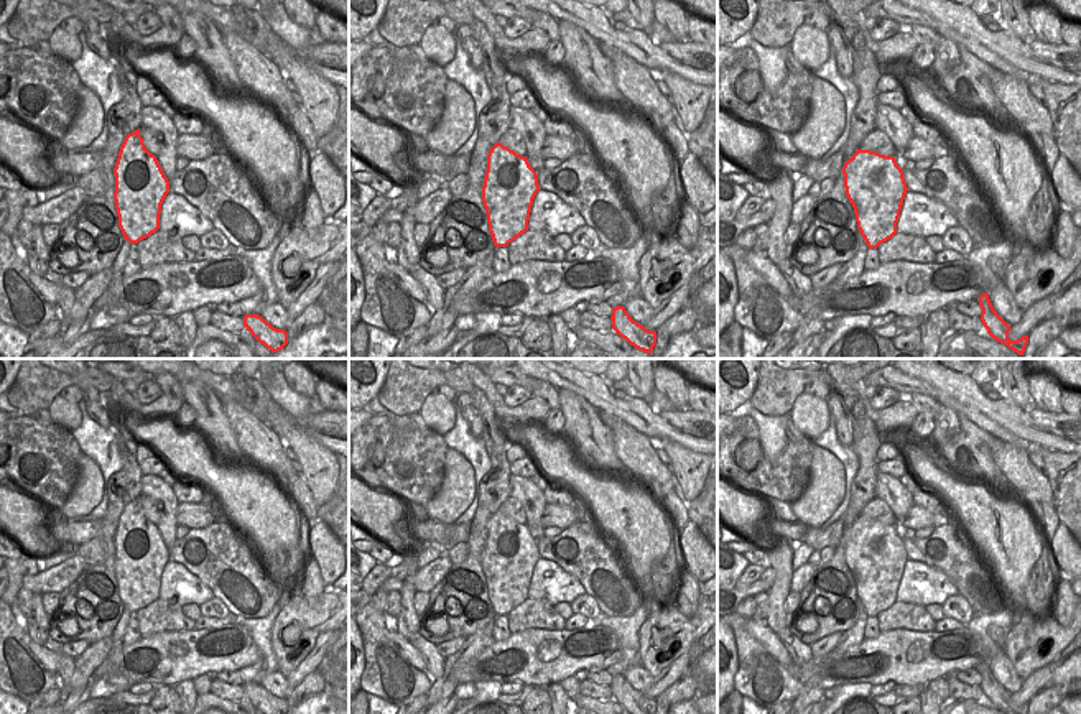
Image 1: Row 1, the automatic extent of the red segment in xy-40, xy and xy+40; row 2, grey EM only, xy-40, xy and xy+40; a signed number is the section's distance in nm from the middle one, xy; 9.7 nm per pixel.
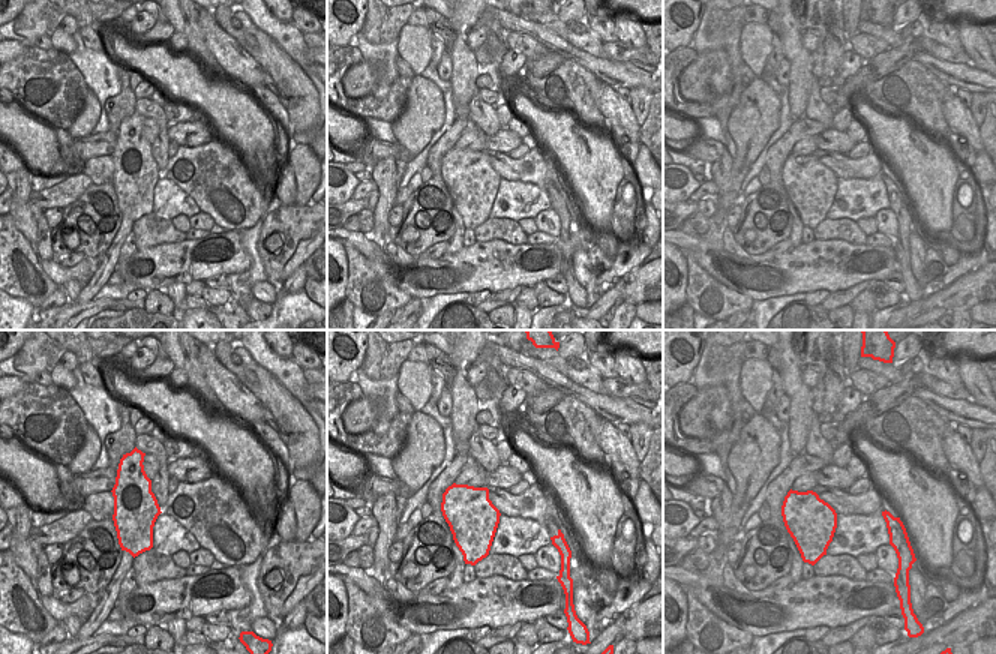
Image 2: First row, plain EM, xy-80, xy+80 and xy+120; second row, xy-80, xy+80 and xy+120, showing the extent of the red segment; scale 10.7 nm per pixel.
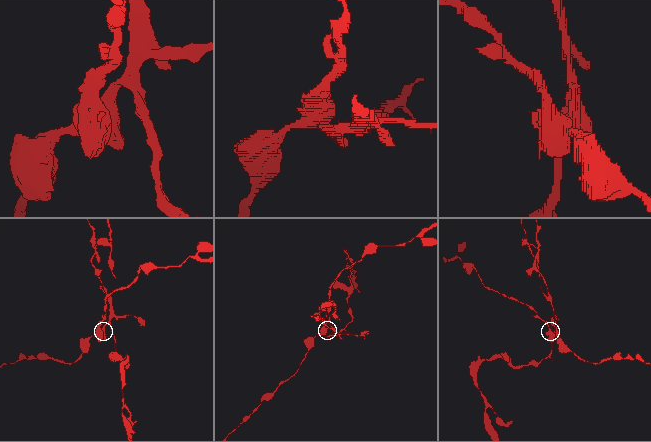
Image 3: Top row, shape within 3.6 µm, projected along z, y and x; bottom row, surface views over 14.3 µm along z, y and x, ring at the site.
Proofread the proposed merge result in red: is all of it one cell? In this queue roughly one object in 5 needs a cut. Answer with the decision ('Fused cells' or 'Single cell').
Fused cells.

